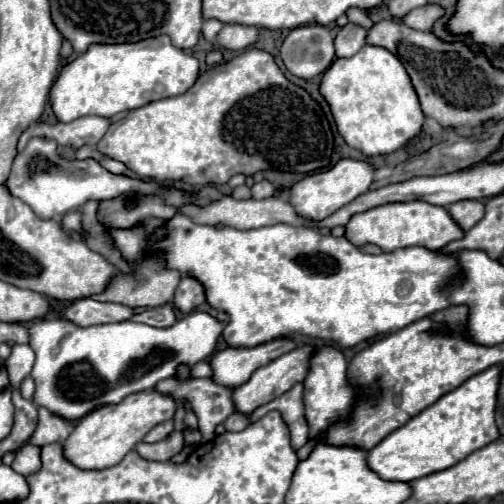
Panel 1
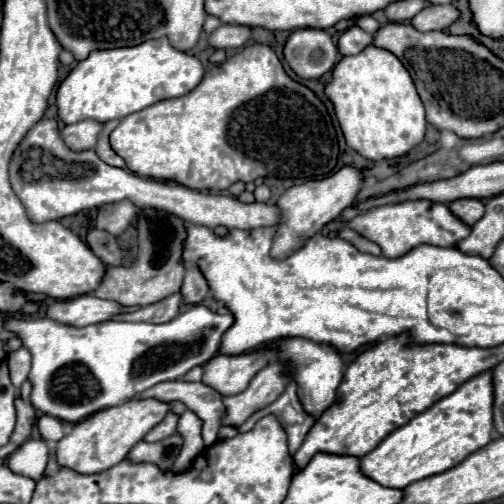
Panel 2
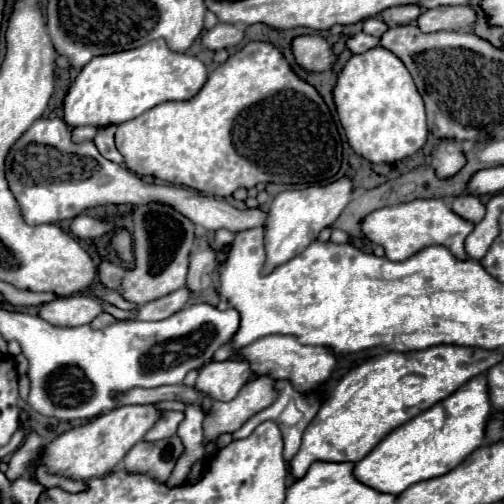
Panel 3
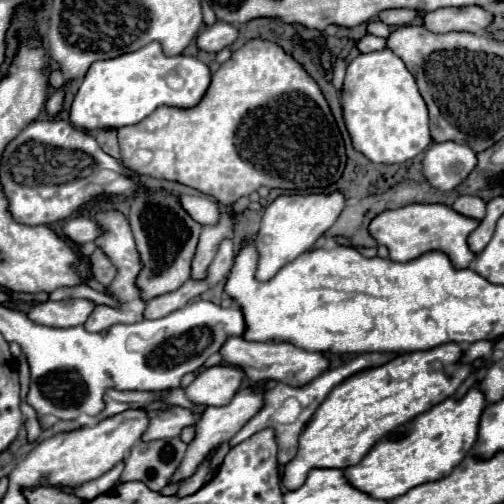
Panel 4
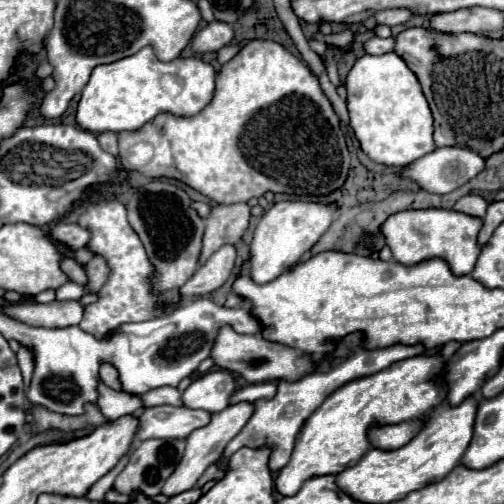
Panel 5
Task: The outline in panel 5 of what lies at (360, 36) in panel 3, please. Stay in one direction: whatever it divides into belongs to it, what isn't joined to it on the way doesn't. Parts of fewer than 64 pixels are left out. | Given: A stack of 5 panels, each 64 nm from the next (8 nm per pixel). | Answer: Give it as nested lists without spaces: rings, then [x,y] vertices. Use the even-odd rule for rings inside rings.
[[[372,36],[370,40],[364,42],[364,50],[368,54],[384,54],[384,52],[390,52],[394,48],[394,40],[392,38],[378,38],[378,36]]]

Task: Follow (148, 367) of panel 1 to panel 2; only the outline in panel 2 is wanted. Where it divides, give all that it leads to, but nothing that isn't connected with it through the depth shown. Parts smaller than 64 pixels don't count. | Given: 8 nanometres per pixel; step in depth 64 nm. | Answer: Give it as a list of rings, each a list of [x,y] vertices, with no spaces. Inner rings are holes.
[[[196,304],[196,306],[190,306],[188,310],[182,310],[174,320],[166,324],[110,320],[110,322],[102,322],[94,326],[76,328],[76,326],[60,324],[48,318],[18,318],[16,320],[8,316],[4,326],[12,332],[18,332],[22,344],[32,352],[32,370],[28,376],[28,380],[34,386],[30,396],[32,406],[58,420],[80,422],[102,408],[118,406],[134,398],[136,394],[152,388],[158,382],[178,380],[194,366],[206,364],[218,352],[220,338],[232,326],[232,322],[234,322],[232,314],[222,316],[222,314],[210,312],[202,304]]]

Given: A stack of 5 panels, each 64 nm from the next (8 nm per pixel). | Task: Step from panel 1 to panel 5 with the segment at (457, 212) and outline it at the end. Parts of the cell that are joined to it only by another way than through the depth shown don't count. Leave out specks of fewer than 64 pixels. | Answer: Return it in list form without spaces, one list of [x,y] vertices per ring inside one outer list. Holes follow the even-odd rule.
[[[466,194],[462,196],[456,204],[454,204],[454,210],[456,212],[462,212],[462,214],[468,214],[468,216],[476,216],[476,218],[482,218],[486,214],[486,200],[478,194]]]

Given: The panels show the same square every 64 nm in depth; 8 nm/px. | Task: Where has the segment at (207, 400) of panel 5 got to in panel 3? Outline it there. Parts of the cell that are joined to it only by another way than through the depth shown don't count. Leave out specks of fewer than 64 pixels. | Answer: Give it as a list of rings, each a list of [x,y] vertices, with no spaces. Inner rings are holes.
[[[230,358],[222,362],[210,362],[200,368],[196,388],[208,394],[212,400],[232,400],[242,386],[254,376],[248,360]]]

